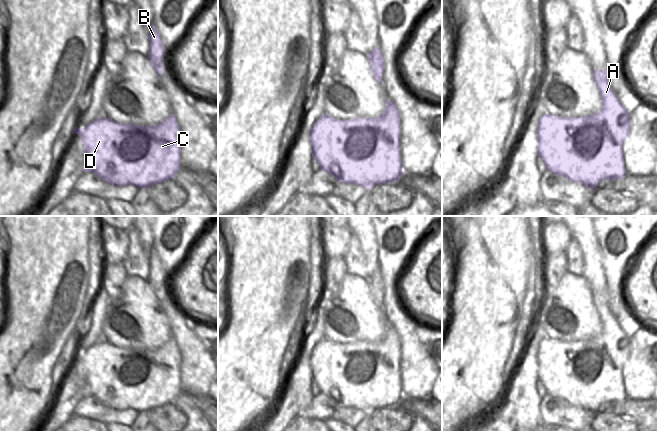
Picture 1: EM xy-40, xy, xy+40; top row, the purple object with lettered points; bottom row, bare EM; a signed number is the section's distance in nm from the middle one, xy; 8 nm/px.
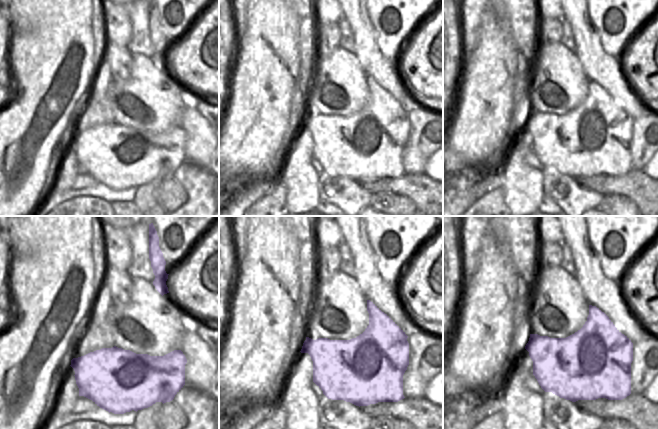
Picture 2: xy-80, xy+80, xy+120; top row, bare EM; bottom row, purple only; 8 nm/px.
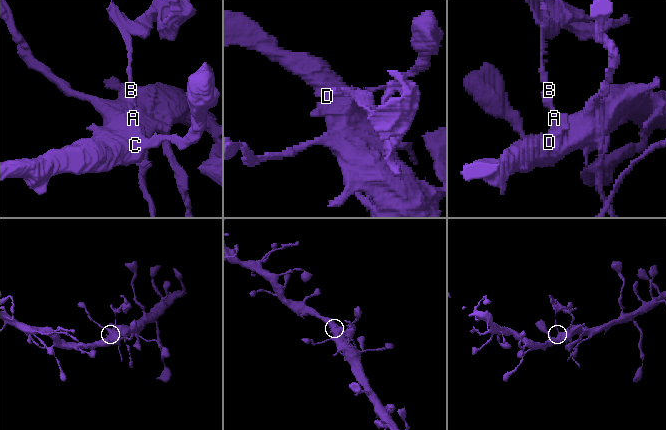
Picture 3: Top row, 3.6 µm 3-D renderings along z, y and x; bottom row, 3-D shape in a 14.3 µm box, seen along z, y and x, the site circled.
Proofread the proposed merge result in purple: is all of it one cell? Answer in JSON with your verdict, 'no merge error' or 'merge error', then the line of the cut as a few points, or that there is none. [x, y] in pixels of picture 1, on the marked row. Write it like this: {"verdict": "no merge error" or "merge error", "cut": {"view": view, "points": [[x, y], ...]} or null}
{"verdict": "merge error", "cut": {"view": "xy", "points": [[374, 74], [381, 80]]}}

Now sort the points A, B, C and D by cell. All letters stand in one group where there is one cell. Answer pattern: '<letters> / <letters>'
A C D / B

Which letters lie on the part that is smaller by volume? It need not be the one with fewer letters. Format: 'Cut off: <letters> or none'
Cut off: B

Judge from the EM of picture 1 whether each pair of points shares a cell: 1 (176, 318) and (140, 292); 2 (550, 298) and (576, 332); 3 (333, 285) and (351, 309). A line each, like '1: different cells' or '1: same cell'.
1: different cells
2: same cell
3: different cells

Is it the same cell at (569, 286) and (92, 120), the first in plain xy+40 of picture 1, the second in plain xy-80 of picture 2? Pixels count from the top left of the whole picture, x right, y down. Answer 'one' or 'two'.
two

